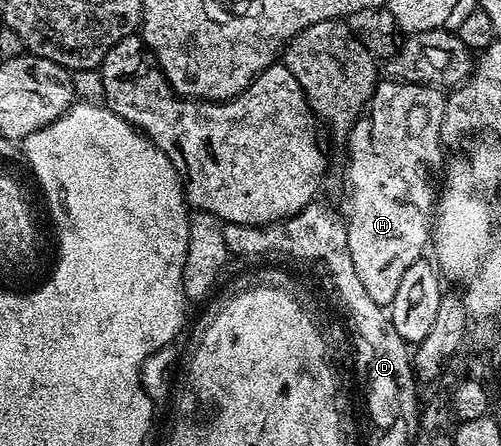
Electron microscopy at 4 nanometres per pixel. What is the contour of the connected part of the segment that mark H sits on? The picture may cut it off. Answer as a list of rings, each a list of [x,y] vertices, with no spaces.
[[[381,80],[367,109],[347,135],[349,159],[345,162],[345,199],[341,202],[339,214],[345,223],[355,272],[359,272],[359,280],[363,280],[363,288],[367,288],[371,300],[380,306],[388,307],[395,300],[395,291],[399,288],[399,280],[403,280],[403,272],[407,272],[407,268],[411,268],[411,264],[426,253],[431,238],[427,214],[425,218],[412,198],[417,190],[417,169],[424,162],[437,162],[441,158],[441,111],[444,108],[442,91],[432,85]]]

